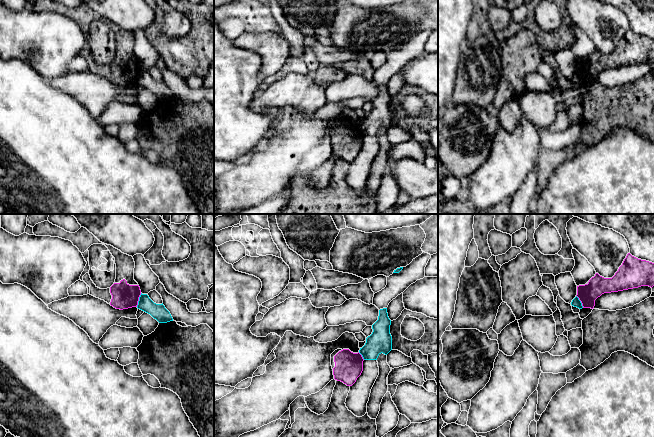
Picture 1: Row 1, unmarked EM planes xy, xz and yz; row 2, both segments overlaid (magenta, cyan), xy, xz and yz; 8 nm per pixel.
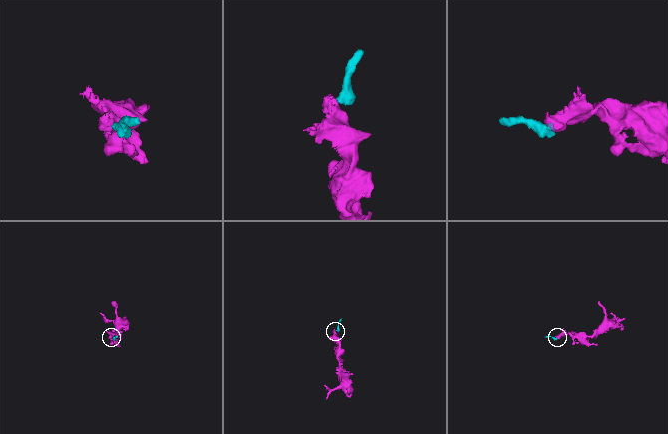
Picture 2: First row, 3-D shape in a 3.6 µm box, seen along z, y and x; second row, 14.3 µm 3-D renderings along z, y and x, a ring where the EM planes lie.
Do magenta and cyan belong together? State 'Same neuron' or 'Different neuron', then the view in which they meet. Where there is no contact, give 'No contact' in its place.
Different neuron. Touches magenta in xy

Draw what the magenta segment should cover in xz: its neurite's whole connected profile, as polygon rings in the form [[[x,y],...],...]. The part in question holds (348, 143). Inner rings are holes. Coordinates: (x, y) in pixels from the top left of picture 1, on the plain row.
[[[337,125],[331,130],[334,155],[352,162],[363,147],[363,133],[349,125]]]

